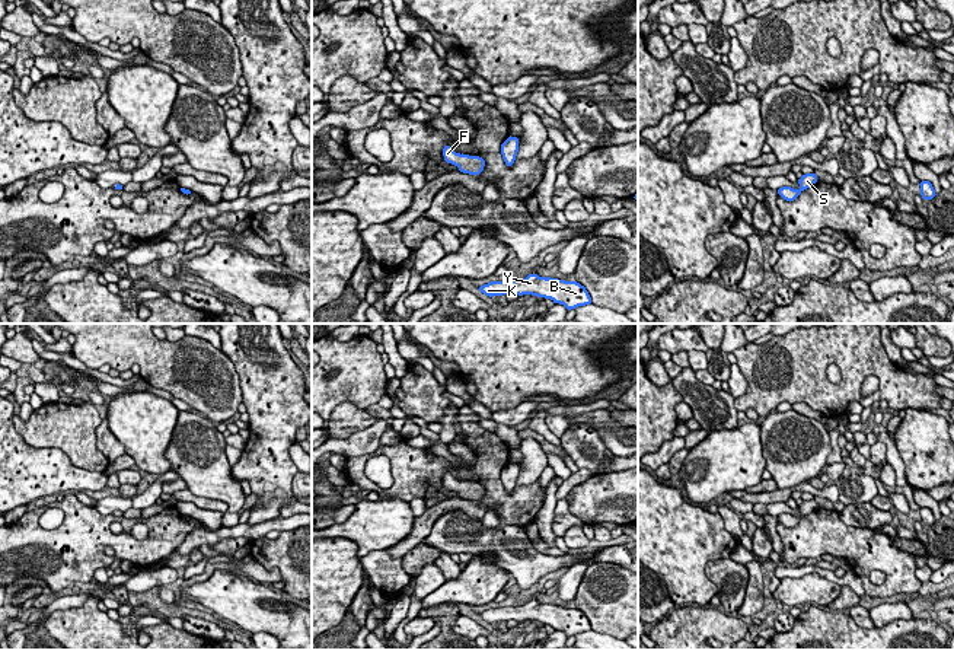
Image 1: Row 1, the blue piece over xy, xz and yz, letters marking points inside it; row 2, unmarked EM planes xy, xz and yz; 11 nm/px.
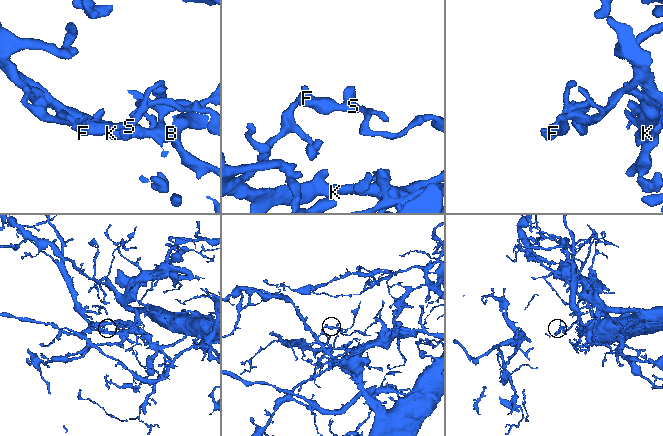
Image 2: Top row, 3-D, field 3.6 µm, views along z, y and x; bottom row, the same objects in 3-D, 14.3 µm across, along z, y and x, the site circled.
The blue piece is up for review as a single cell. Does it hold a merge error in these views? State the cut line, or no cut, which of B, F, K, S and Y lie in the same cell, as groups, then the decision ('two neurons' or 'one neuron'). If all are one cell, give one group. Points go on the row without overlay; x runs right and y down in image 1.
no cut; B F K S Y; one neuron

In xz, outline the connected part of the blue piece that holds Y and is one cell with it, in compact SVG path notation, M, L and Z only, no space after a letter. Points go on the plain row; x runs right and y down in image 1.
M529 600L521 606L491 608L481 612L479 616L489 624L502 621L545 624L564 631L568 637L591 630L588 618L580 609L539 603L537 600Z

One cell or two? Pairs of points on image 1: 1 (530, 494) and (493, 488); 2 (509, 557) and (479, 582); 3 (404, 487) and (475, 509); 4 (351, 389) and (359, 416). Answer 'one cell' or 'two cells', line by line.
1: one cell
2: two cells
3: two cells
4: two cells

